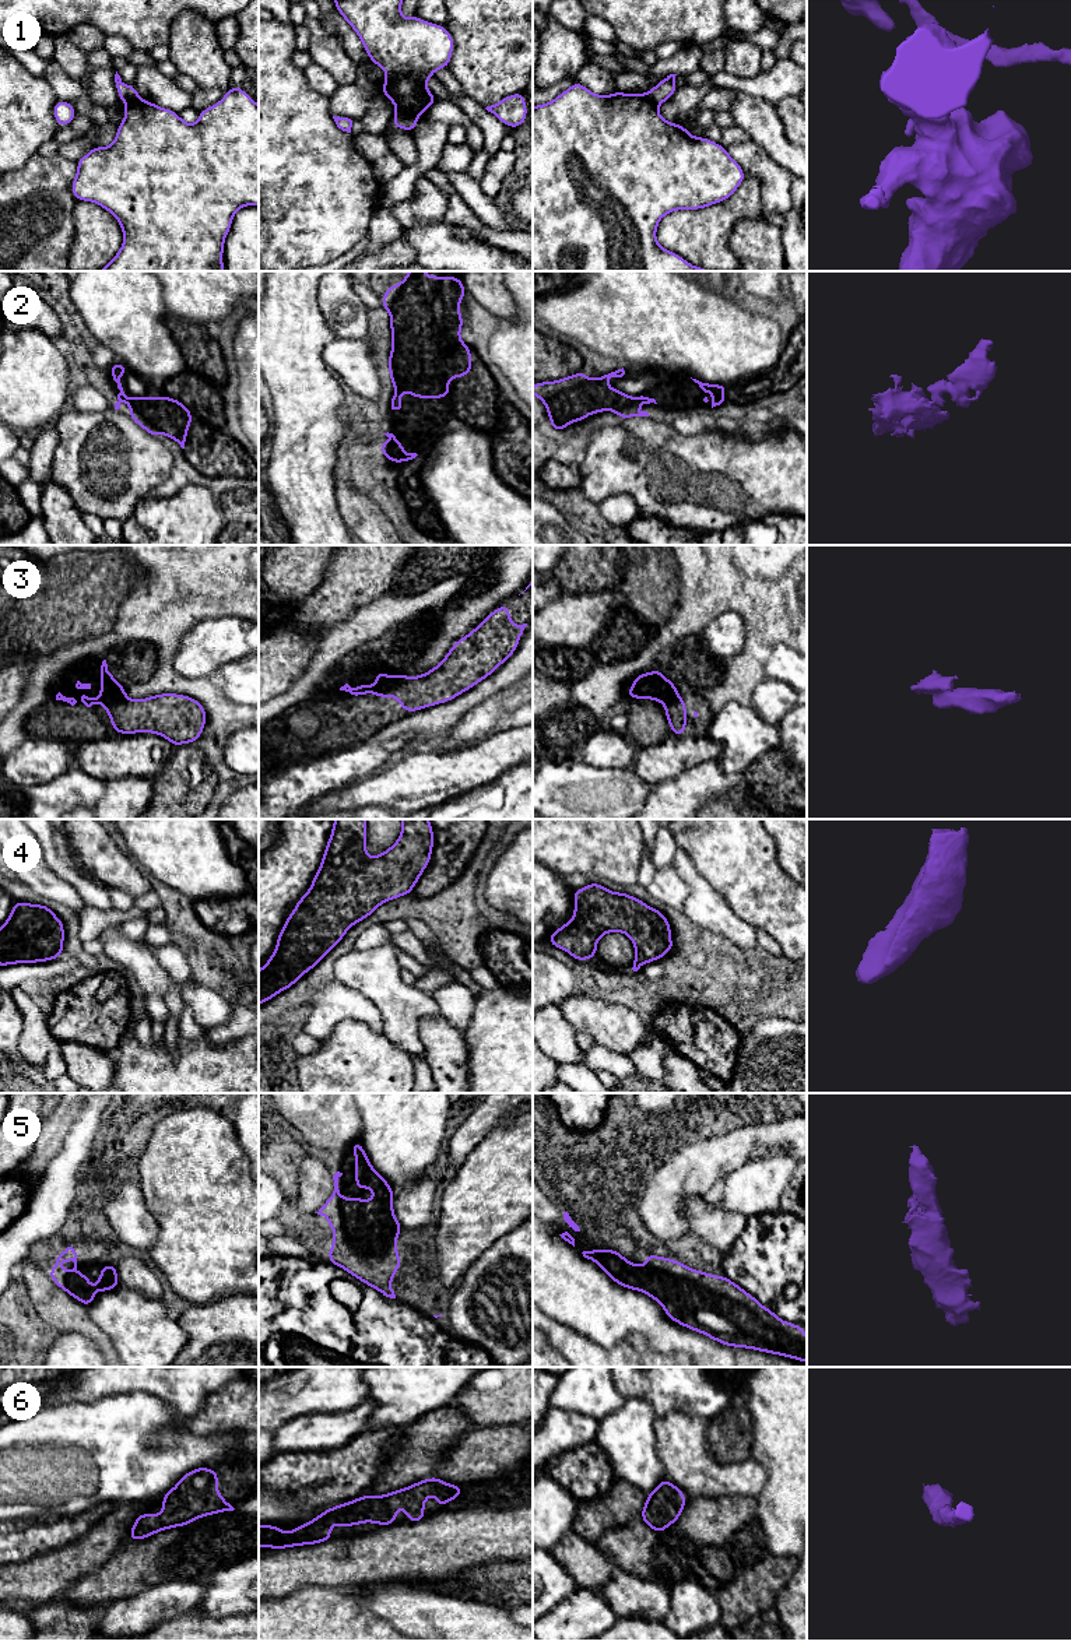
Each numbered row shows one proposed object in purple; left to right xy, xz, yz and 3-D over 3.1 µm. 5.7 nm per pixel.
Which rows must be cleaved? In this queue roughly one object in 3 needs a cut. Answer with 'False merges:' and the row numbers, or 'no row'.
False merges: 1, 3

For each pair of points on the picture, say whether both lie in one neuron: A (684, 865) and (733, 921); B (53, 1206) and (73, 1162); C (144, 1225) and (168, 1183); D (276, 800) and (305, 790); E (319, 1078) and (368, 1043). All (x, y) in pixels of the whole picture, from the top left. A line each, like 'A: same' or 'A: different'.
A: same
B: same
C: different
D: same
E: same

